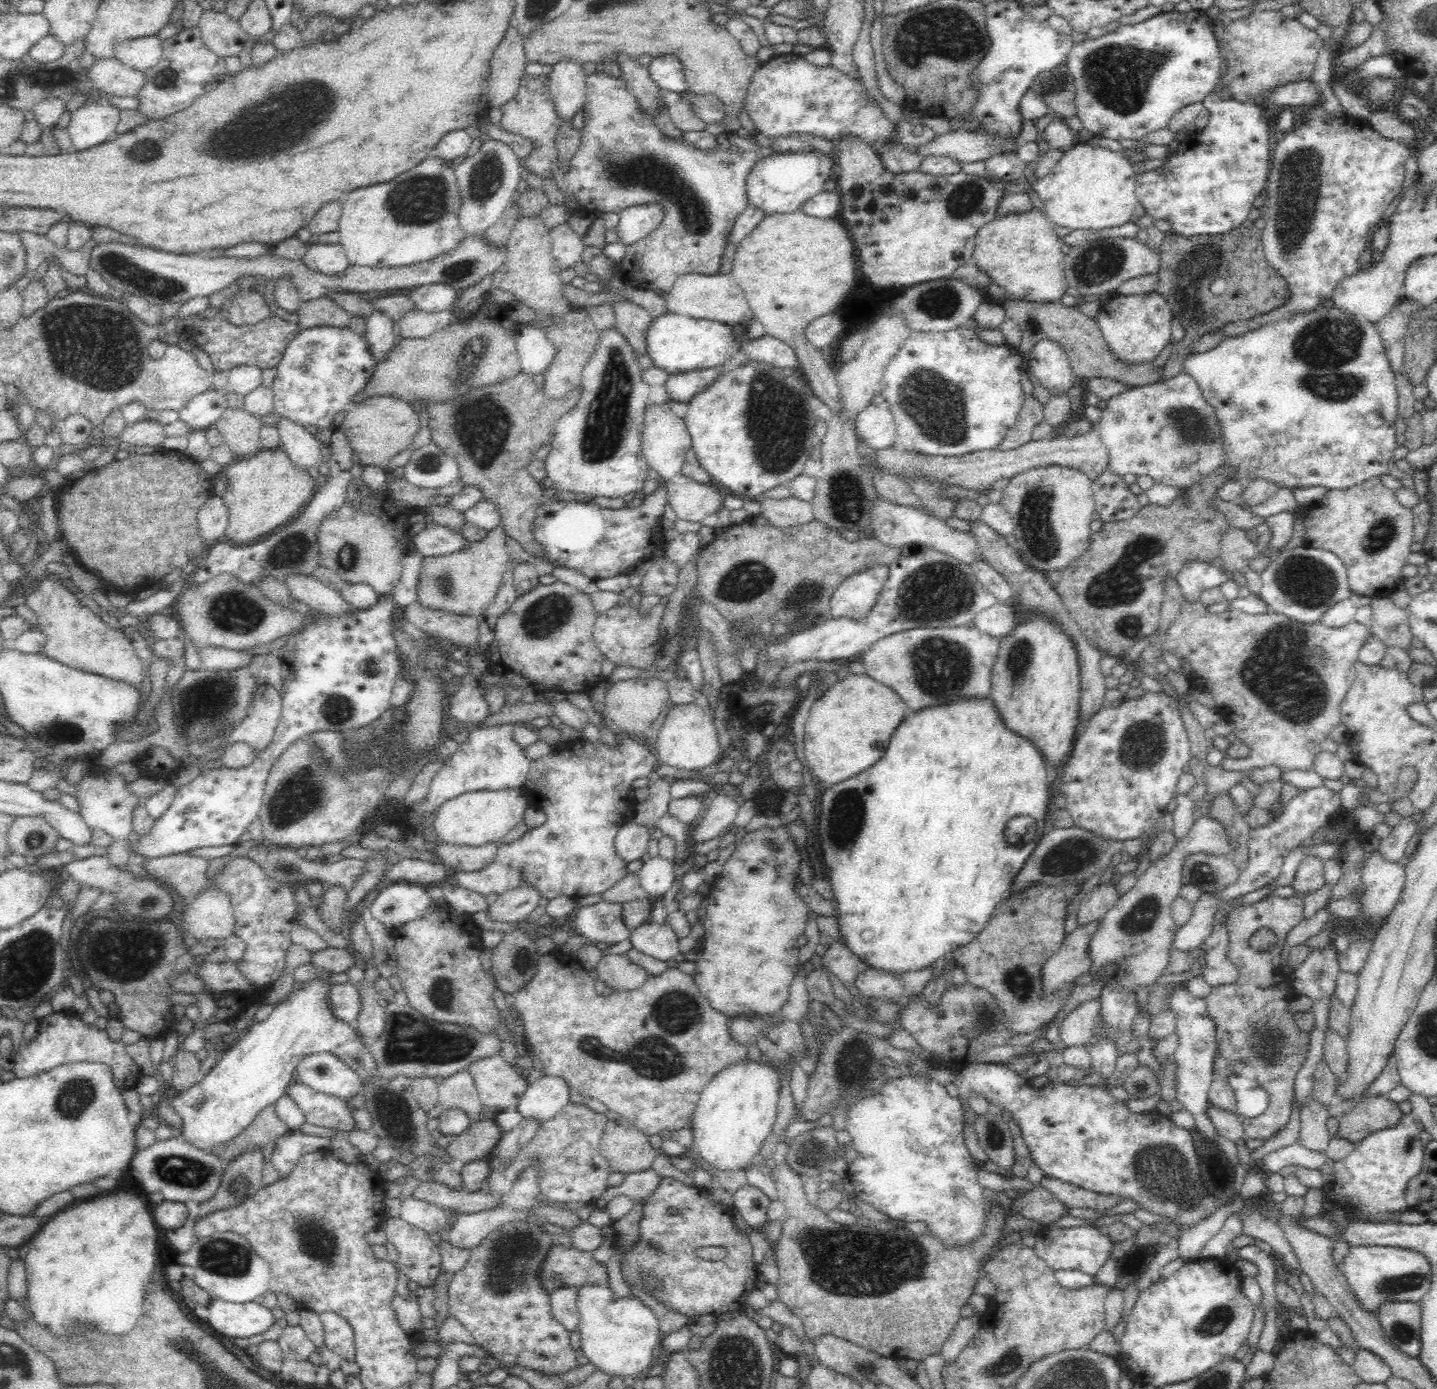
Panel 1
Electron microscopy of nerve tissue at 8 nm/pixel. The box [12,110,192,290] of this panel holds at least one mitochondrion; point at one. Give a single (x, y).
(146, 151)

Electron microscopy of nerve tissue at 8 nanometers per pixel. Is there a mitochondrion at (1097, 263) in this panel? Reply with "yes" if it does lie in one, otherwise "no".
yes

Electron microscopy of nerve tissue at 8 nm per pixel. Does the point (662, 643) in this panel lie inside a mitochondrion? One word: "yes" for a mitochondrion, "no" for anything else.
no

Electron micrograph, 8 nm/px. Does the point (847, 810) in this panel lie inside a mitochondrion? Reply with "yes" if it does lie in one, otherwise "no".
yes

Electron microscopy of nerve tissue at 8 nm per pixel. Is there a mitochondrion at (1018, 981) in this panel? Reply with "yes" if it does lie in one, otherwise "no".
yes

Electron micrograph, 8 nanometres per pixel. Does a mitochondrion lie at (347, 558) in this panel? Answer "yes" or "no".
yes

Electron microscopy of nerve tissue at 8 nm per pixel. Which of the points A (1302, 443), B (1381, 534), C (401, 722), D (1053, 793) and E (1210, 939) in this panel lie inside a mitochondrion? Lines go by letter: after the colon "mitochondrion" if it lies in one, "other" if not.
A: other
B: mitochondrion
C: other
D: other
E: other

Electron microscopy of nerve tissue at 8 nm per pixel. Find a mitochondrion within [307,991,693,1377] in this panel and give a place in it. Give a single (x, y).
(410, 1042)

